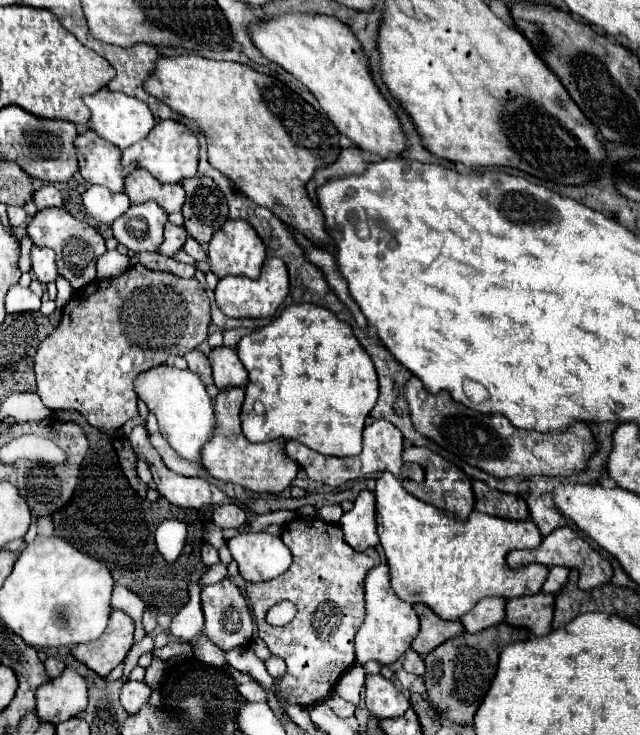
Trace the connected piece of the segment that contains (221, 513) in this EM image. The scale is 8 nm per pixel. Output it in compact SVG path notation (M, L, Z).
M226 504L220 506L214 514L212 514L212 522L218 524L222 530L228 528L242 528L246 524L246 512L238 506L238 504Z

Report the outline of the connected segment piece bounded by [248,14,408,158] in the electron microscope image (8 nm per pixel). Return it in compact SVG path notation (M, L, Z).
M284 14L280 18L266 18L262 24L256 24L248 30L252 42L258 46L258 50L278 66L282 66L286 72L290 72L296 80L300 80L320 102L322 110L328 114L330 122L336 126L336 130L352 140L354 146L372 152L380 158L388 158L392 154L402 154L408 148L406 134L402 132L398 114L394 108L386 102L384 94L376 86L376 82L370 76L368 58L356 40L356 36L350 32L346 24L342 24L336 18L330 16L312 16L312 14Z

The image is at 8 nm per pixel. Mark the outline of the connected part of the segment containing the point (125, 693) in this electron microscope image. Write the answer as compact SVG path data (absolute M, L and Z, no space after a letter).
M126 682L126 686L122 688L122 694L120 694L120 702L122 702L124 710L132 716L134 712L140 712L140 708L148 702L150 694L152 694L152 690L144 682Z

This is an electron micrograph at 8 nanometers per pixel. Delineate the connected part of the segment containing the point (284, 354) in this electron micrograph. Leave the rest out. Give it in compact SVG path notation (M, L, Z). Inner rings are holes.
M292 304L274 322L244 336L238 344L238 356L248 372L240 418L242 432L250 442L292 438L324 456L360 454L364 420L378 400L378 376L368 352L360 346L346 322L322 306Z

